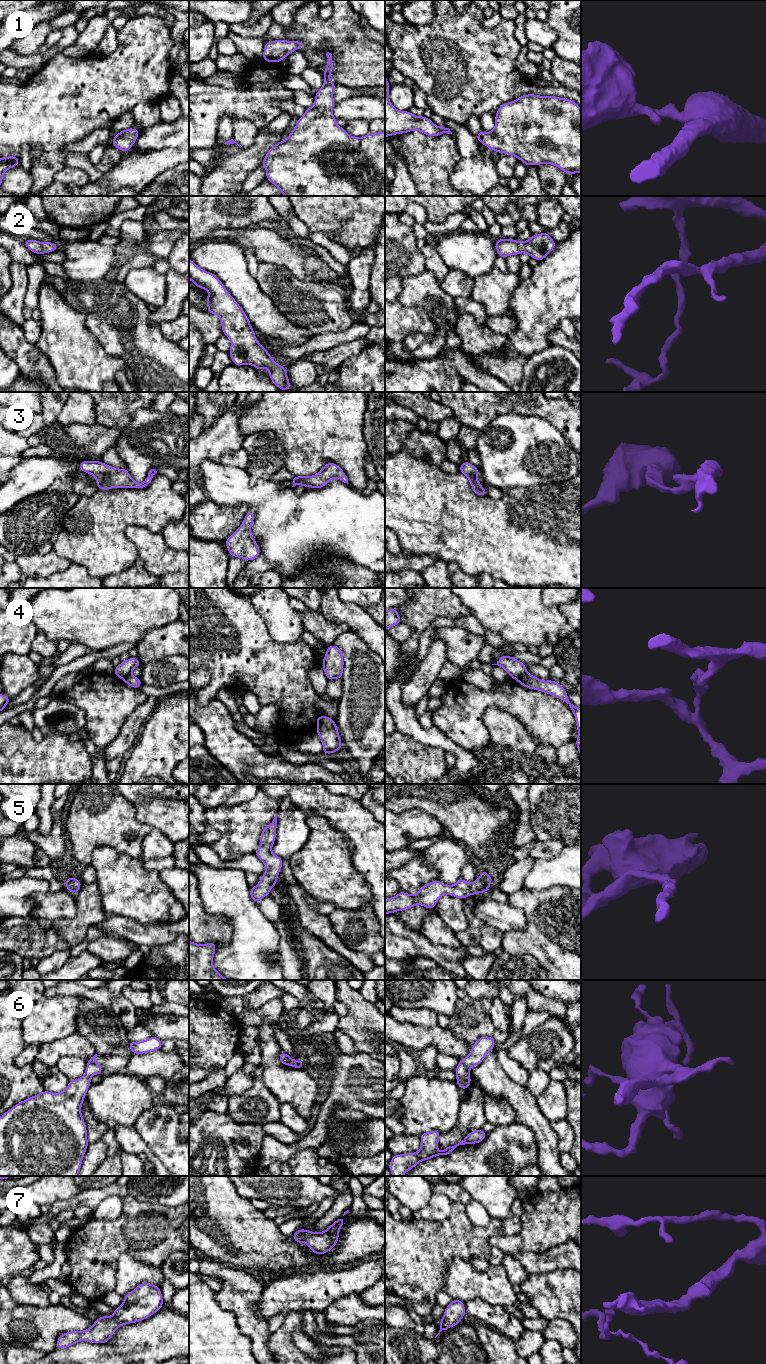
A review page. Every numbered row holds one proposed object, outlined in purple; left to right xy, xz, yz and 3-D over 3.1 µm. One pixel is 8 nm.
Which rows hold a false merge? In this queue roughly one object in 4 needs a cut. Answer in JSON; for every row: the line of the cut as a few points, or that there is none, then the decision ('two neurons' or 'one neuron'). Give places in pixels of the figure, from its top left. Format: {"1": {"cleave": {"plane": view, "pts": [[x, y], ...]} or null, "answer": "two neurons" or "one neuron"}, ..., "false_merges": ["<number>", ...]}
{"1": {"cleave": null, "answer": "one neuron"}, "2": {"cleave": null, "answer": "one neuron"}, "3": {"cleave": null, "answer": "one neuron"}, "4": {"cleave": {"plane": "yz", "pts": [[526, 672], [516, 679]]}, "answer": "two neurons"}, "5": {"cleave": null, "answer": "one neuron"}, "6": {"cleave": null, "answer": "one neuron"}, "7": {"cleave": null, "answer": "one neuron"}, "false_merges": ["4"]}

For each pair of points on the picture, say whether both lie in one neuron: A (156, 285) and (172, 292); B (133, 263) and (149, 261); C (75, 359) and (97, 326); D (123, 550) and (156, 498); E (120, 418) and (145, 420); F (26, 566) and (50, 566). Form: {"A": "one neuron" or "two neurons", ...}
{"A": "two neurons", "B": "one neuron", "C": "two neurons", "D": "one neuron", "E": "two neurons", "F": "one neuron"}

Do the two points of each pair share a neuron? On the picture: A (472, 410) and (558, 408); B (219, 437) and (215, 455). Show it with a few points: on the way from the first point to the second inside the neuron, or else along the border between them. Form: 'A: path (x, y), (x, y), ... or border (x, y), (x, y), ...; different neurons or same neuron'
A: path (493, 404), (537, 404); same neuron
B: path (215, 441), (215, 451); same neuron

